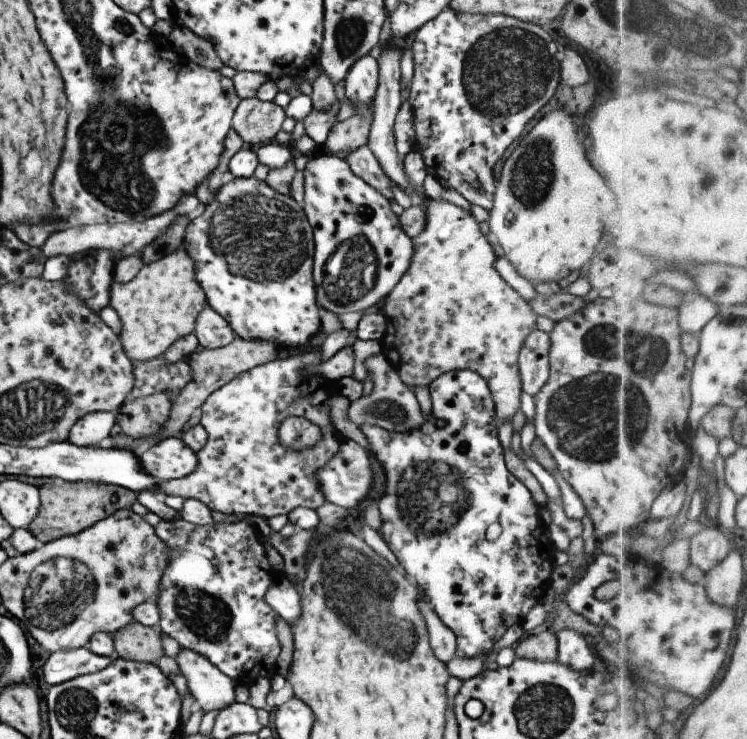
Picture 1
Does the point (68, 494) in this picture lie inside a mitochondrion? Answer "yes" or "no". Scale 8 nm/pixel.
no

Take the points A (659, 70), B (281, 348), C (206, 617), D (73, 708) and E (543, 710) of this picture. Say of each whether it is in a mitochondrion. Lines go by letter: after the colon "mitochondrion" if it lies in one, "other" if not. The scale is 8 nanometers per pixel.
A: other
B: other
C: mitochondrion
D: mitochondrion
E: mitochondrion

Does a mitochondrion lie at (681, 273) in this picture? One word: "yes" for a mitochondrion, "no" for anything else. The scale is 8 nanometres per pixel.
no

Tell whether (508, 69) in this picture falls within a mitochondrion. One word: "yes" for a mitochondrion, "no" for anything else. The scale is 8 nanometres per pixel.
yes

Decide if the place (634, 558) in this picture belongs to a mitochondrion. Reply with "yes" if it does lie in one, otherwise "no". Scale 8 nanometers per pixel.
no

